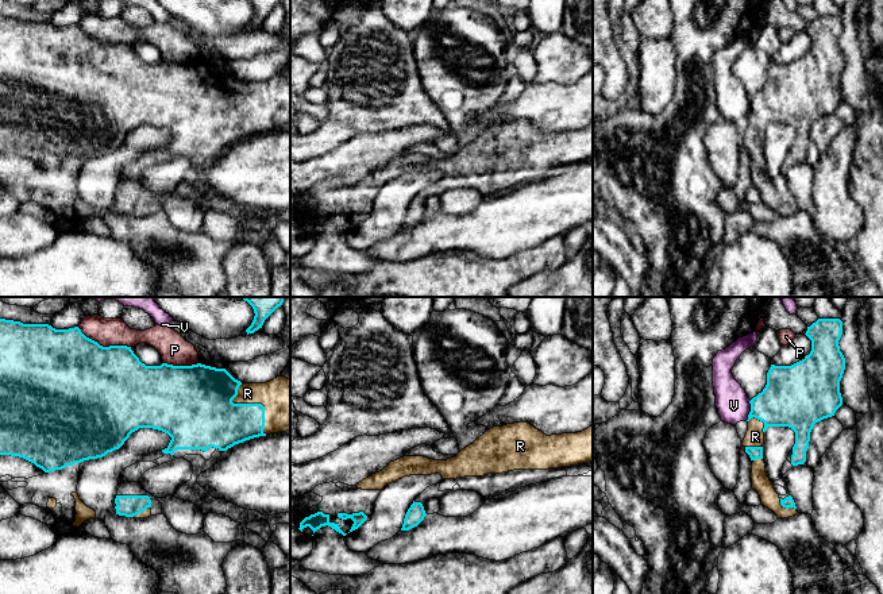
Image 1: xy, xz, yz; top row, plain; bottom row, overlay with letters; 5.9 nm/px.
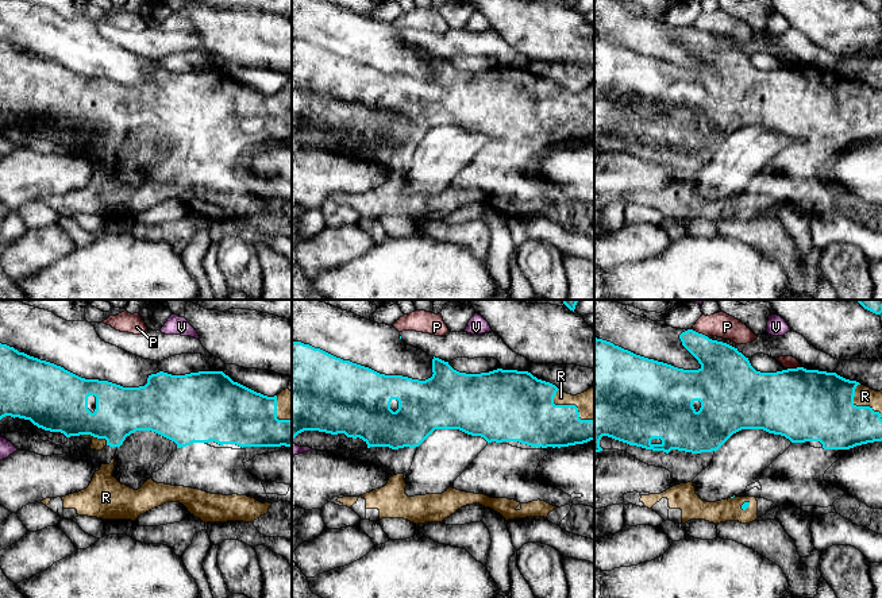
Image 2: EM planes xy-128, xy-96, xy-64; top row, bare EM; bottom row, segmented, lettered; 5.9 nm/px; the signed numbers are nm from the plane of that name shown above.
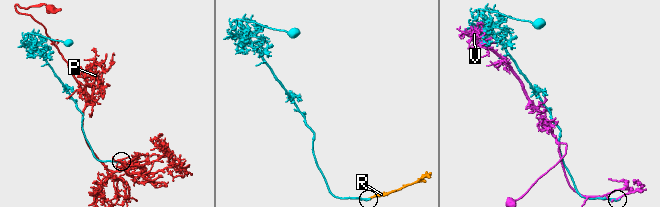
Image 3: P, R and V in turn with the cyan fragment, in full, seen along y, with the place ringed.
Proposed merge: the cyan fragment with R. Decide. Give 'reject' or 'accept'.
accept

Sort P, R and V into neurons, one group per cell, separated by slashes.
P / R / V

